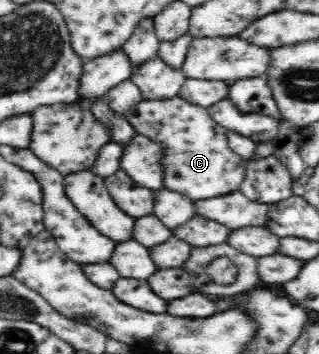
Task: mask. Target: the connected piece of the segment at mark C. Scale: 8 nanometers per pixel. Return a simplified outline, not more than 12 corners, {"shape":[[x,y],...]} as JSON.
{"shape":[[182,97],[126,117],[165,145],[163,184],[192,201],[239,191],[227,128]]}

